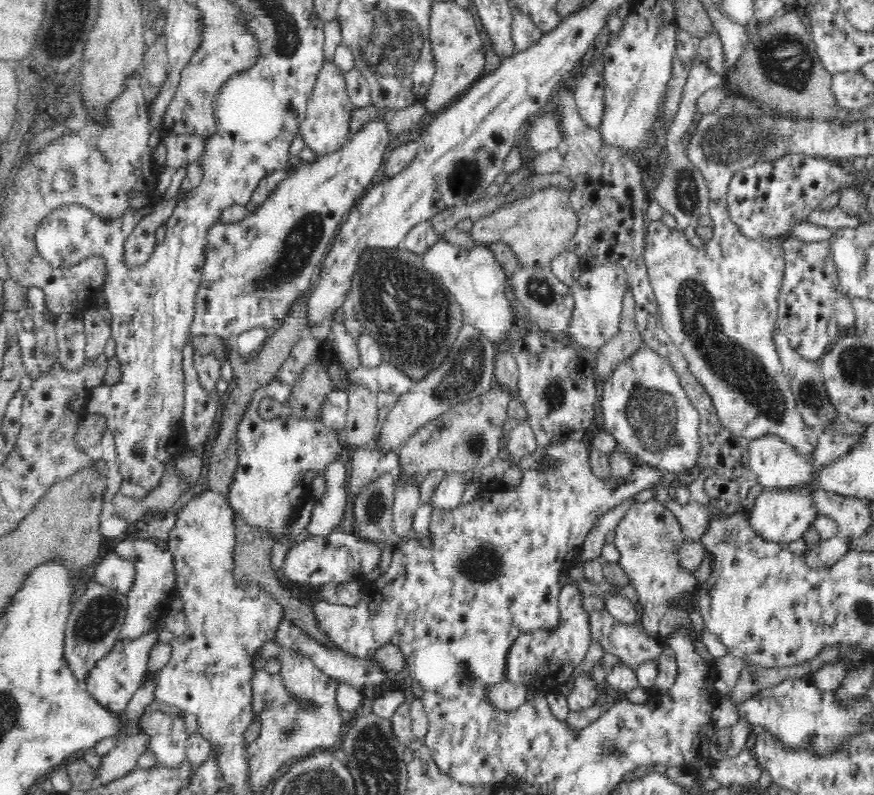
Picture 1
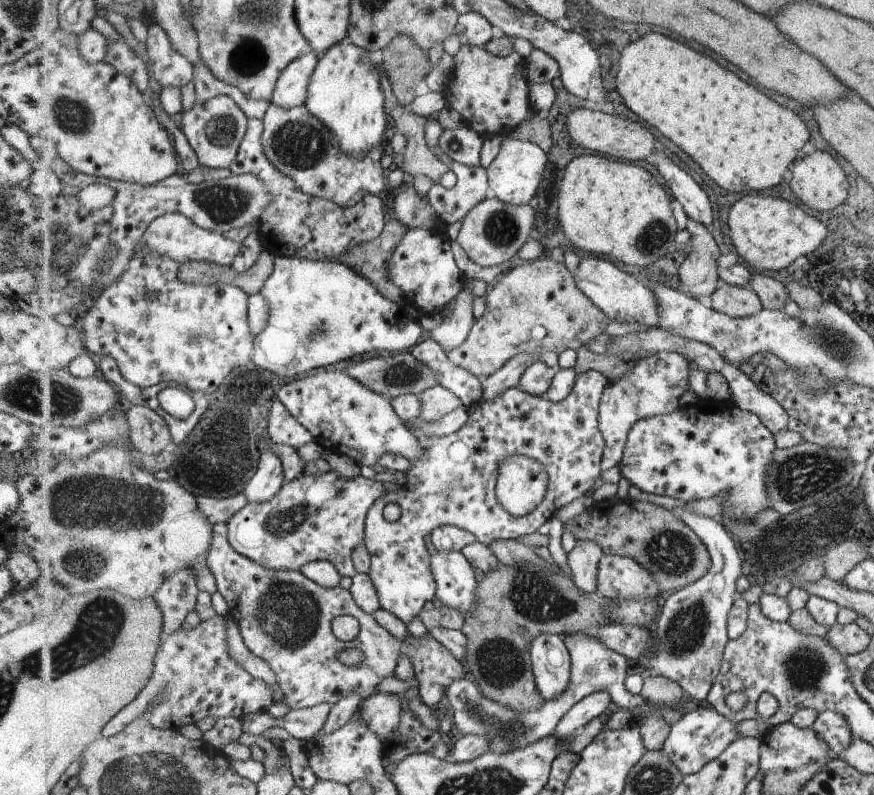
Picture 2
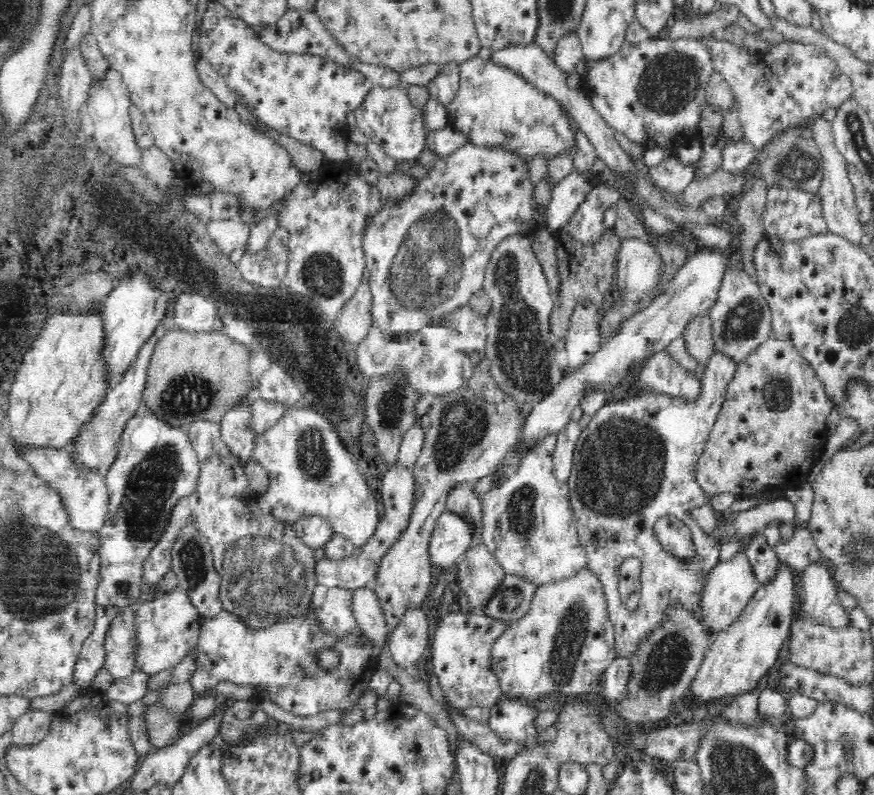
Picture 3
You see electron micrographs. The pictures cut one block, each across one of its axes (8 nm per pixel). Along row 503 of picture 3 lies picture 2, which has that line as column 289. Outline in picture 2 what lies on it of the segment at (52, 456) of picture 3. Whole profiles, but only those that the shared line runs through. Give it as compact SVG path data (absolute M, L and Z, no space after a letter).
M310 49L289 64L277 82L272 102L287 109L307 104L309 86L319 62L316 52Z

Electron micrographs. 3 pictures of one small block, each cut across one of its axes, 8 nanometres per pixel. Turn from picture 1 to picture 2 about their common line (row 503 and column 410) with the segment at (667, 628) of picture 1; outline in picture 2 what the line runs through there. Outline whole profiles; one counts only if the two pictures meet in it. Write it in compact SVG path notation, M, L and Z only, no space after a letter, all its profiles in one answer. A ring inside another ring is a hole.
M220 524L214 526L214 538L212 543L212 548L210 549L208 555L208 566L209 569L213 572L213 575L216 577L218 592L223 594L225 600L227 600L227 604L230 607L229 615L235 618L236 622L239 622L239 626L241 626L241 630L243 630L243 636L245 636L245 640L247 640L247 647L254 653L259 654L259 657L265 658L269 665L273 668L276 673L278 682L280 684L280 688L282 692L286 696L286 702L290 709L305 709L312 708L322 703L331 703L335 705L337 702L340 702L341 699L344 699L347 695L352 695L353 693L358 693L363 700L374 696L378 692L378 688L380 687L380 683L387 678L396 677L396 669L399 664L399 660L403 655L409 656L410 660L413 662L413 667L416 672L416 677L419 682L419 694L423 703L427 706L433 708L443 698L443 694L447 691L447 688L457 680L462 680L466 676L468 676L468 671L466 665L459 661L443 644L434 640L430 634L427 634L423 639L417 639L416 637L410 636L405 640L398 640L393 634L389 633L387 629L381 627L381 624L375 620L375 618L368 613L365 613L357 602L353 600L353 596L351 596L351 592L349 590L345 590L345 588L340 587L323 587L320 586L317 582L310 580L304 573L300 571L285 571L278 569L271 569L265 567L264 565L258 564L249 558L246 558L244 555L236 552L236 549L230 544L229 538L229 528L228 524ZM345 614L352 614L355 619L360 624L360 632L359 634L350 642L341 642L335 634L333 634L333 620L337 618L337 616L343 616ZM356 649L361 653L365 654L365 661L360 665L360 667L349 667L349 664L343 664L340 662L340 653L345 650Z

